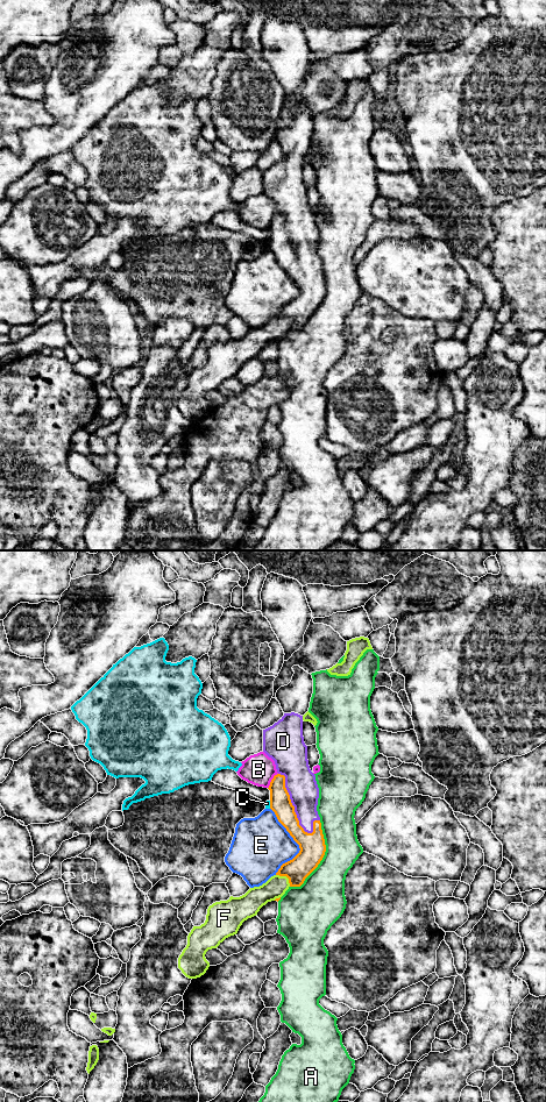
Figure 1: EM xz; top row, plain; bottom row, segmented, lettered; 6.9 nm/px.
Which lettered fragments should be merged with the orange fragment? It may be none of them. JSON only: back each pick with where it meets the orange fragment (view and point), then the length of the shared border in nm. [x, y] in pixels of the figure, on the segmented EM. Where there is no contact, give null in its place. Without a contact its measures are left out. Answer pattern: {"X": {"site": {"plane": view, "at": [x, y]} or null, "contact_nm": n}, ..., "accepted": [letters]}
{"D": {"site": {"plane": "xz", "at": [291, 804]}, "contact_nm": 480}, "accepted": ["D"]}

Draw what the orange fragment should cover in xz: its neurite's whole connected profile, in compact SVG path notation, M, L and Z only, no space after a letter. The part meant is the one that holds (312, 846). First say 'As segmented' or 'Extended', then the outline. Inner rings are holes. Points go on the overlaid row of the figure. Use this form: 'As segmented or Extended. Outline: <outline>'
Extended. Outline: M293 666L292 669L295 674L291 682L281 687L276 692L284 716L272 726L263 730L263 752L275 761L278 773L268 788L270 790L270 809L300 848L292 860L281 866L276 875L286 876L290 887L300 887L322 860L326 845L317 811L319 788L315 775L309 766L307 746L303 737L303 716L310 708L313 678L299 666Z

